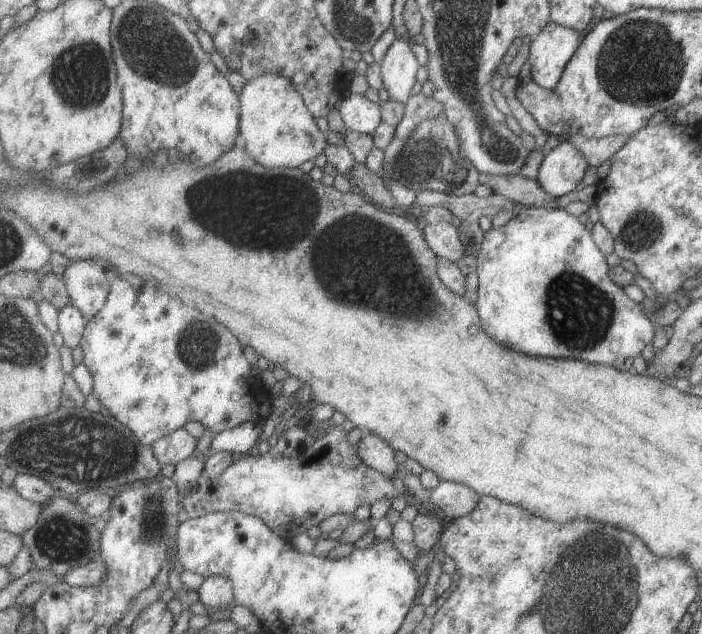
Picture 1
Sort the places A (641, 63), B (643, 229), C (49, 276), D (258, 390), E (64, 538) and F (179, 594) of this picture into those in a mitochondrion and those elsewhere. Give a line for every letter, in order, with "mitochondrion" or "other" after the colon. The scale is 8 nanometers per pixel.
A: mitochondrion
B: mitochondrion
C: other
D: other
E: mitochondrion
F: other

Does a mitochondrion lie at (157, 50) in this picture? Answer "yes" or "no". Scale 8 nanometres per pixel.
yes

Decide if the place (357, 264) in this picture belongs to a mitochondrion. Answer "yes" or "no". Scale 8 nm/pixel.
yes

